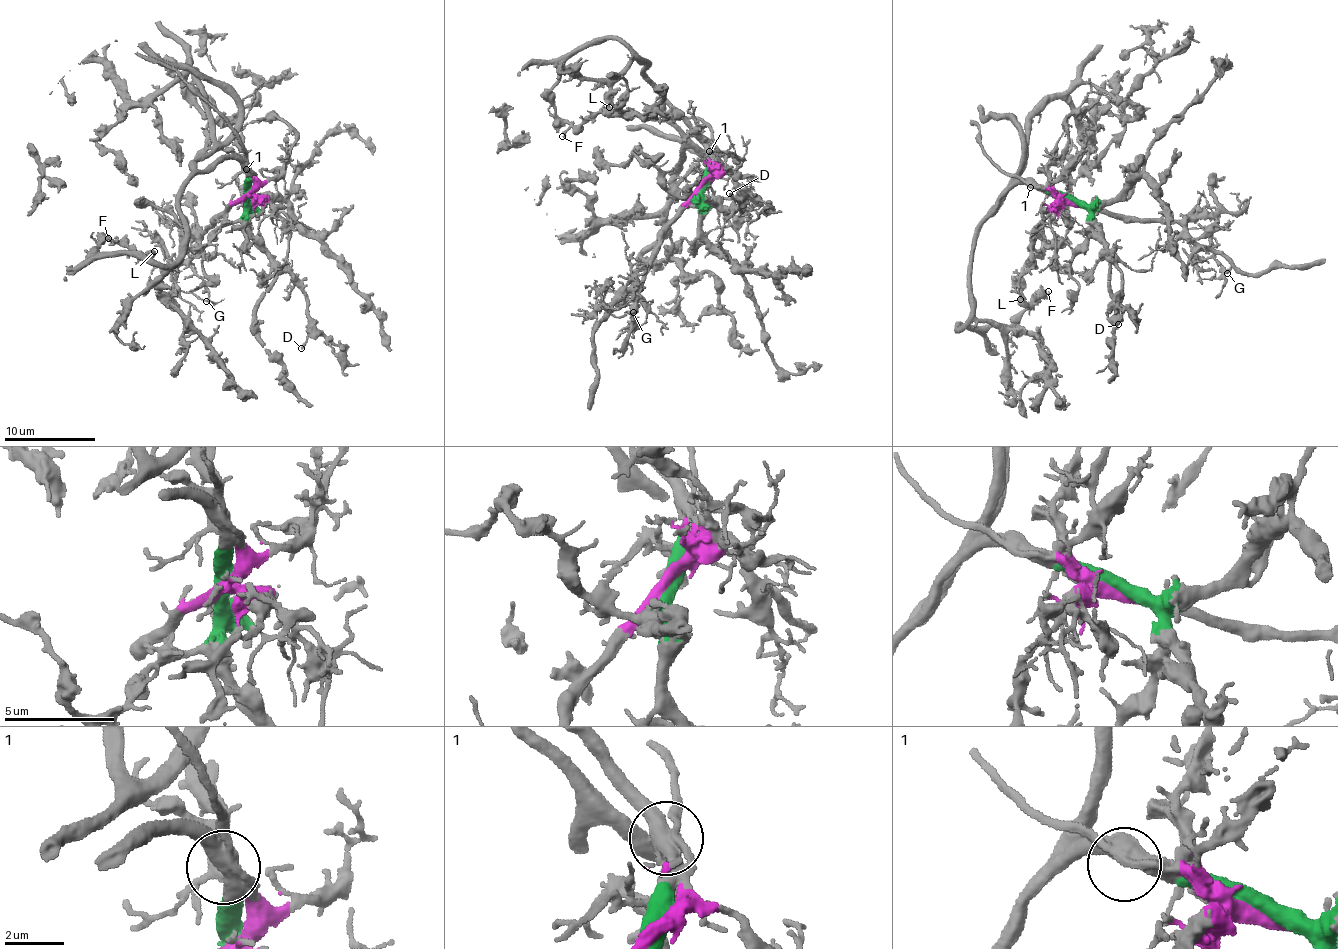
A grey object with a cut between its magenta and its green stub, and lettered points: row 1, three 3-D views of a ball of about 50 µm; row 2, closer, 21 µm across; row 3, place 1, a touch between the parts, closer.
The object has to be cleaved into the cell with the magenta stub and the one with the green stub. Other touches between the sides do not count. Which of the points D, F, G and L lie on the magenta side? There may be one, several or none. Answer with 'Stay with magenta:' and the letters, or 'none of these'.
Stay with magenta: G

